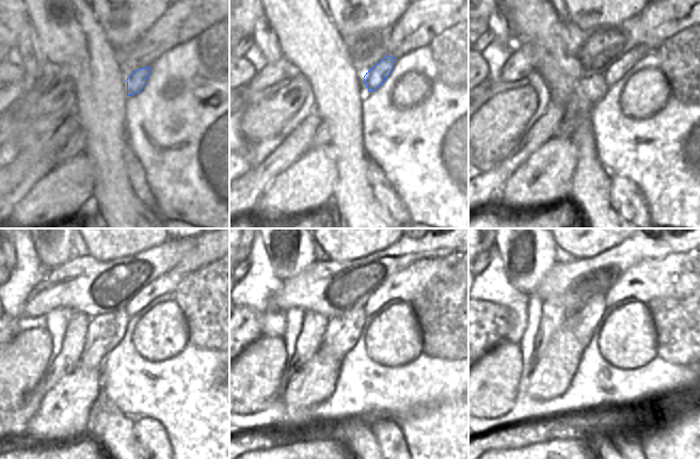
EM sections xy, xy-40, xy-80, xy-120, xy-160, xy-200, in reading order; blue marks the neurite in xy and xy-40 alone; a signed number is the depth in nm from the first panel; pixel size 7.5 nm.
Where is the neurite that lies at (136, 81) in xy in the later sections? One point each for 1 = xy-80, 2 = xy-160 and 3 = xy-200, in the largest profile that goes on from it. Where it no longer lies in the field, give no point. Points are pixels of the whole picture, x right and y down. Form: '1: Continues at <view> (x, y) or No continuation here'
1: Continues at xy-80 (623, 65)
2: Continues at xy-160 (406, 285)
3: Continues at xy-200 (677, 275).

